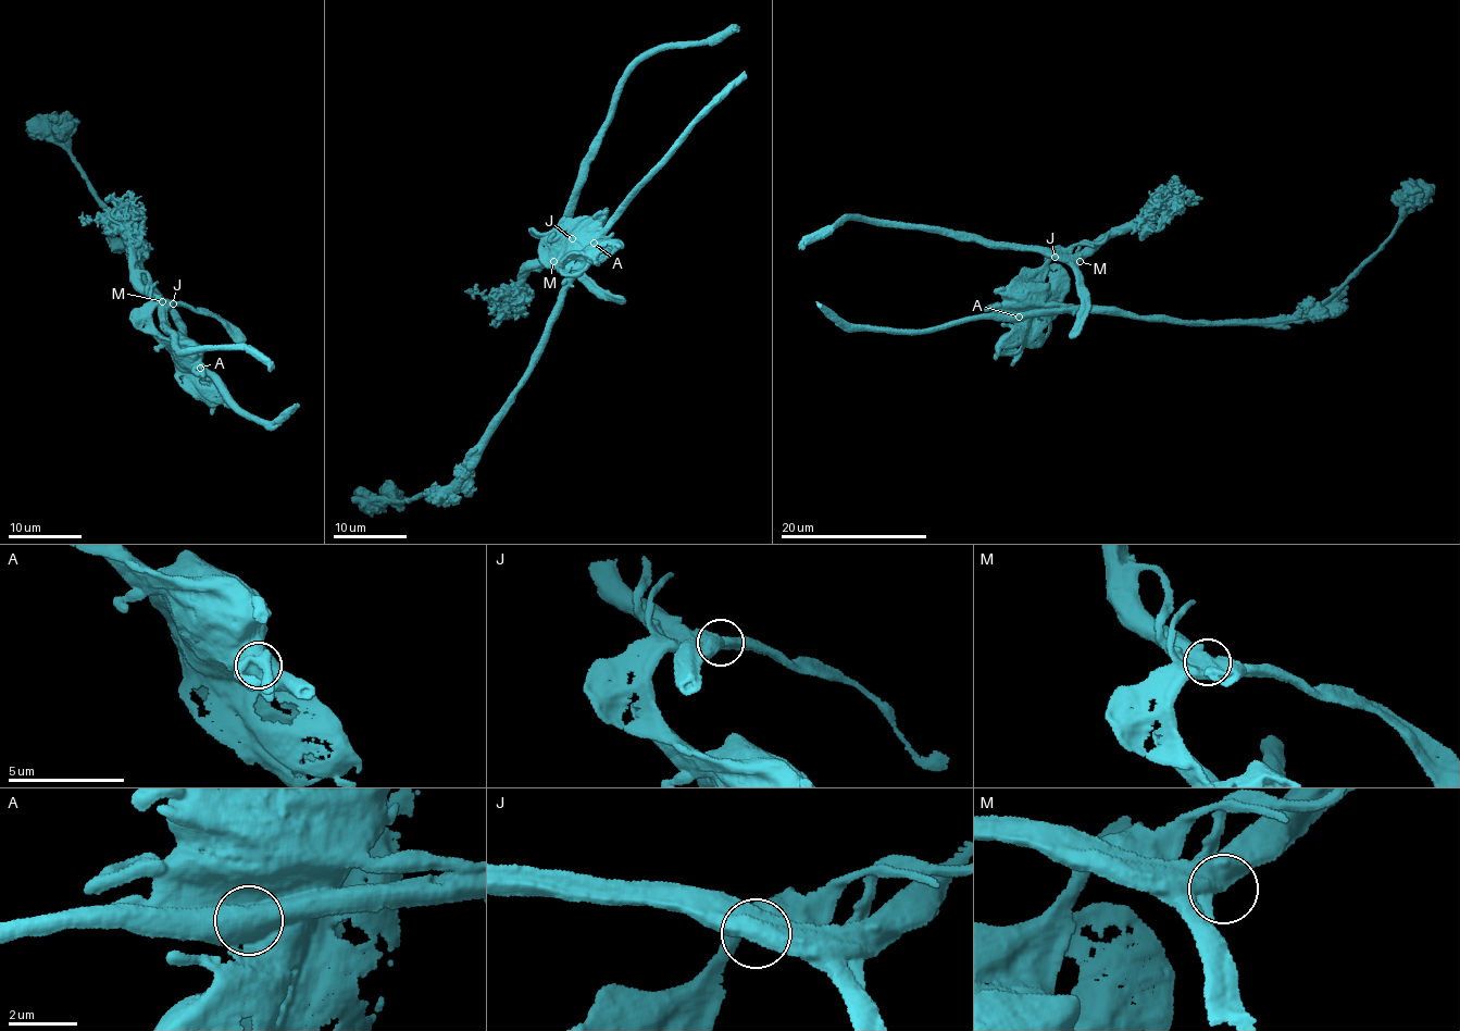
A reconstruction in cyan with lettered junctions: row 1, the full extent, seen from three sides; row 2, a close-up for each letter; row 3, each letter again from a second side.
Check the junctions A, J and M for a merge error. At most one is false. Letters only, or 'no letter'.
A

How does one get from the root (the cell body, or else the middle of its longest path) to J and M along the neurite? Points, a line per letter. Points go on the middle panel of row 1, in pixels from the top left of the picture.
J: (582, 236), (575, 230), (549, 235), (559, 239), (572, 238)
M: (582, 236), (575, 230), (549, 235), (554, 241), (553, 261)

